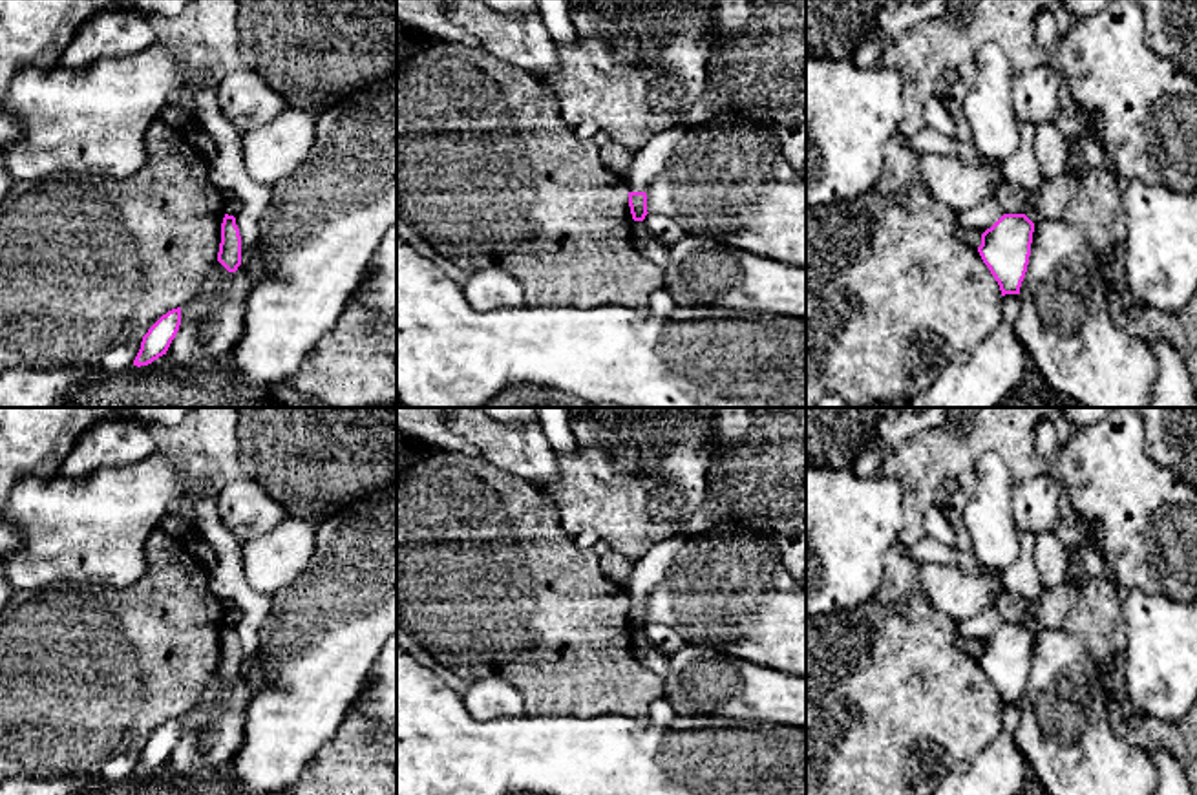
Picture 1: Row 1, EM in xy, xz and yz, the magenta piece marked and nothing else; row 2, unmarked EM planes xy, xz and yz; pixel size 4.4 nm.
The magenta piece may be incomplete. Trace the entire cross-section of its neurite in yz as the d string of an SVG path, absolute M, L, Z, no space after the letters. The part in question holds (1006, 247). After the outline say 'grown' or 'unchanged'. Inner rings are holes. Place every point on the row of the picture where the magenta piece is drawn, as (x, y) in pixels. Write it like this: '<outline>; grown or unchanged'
M1003 214L981 234L978 252L1000 285L1001 296L1020 294L1027 272L1034 223L1025 214Z; unchanged

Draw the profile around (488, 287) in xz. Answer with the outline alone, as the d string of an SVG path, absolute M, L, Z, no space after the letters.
M495 265L479 267L468 274L464 296L477 311L510 309L524 305L519 281Z

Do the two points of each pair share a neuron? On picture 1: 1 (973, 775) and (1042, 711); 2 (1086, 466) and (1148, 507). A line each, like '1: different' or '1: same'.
1: different
2: same

